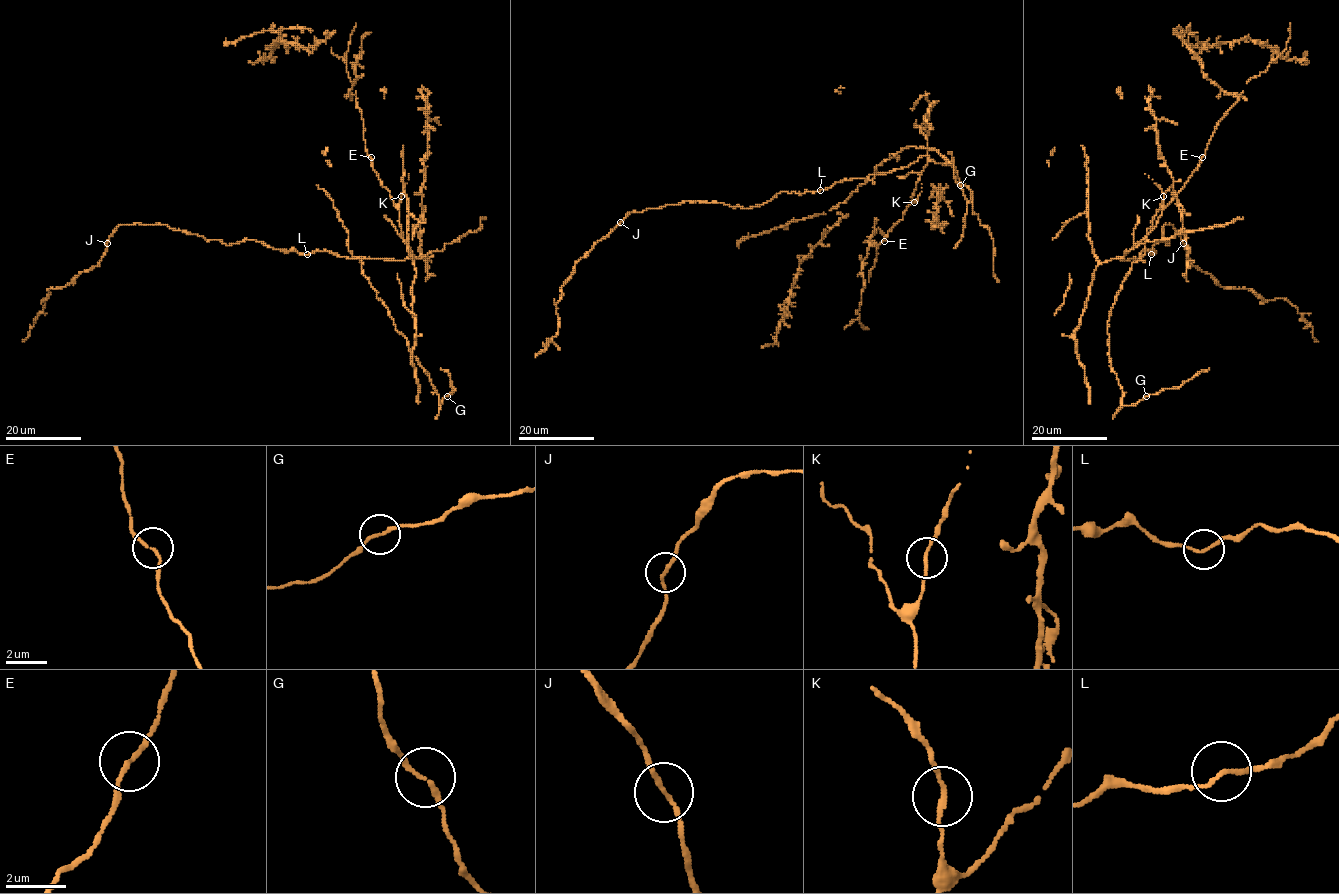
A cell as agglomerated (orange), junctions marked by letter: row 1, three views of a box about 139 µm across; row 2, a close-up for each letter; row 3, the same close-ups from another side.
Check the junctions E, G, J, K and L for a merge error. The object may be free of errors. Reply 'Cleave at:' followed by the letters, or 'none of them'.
Cleave at: none of them

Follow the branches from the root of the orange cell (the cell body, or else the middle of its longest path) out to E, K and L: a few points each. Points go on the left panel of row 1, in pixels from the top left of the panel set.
E: (394, 260), (415, 256), (403, 238), (399, 210), (372, 168), (370, 157)
K: (394, 260), (415, 257), (399, 222), (401, 196)
L: (394, 260), (346, 258), (325, 250), (307, 254)

